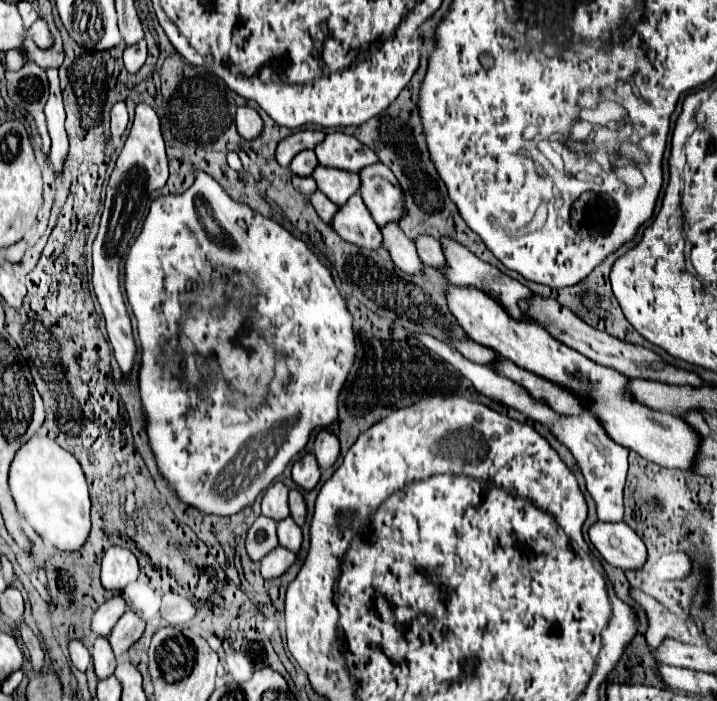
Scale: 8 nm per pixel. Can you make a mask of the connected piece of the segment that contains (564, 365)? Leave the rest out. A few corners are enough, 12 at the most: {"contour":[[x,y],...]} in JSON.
{"contour":[[450,285],[468,337],[592,395],[616,443],[692,471],[698,433],[622,393],[626,377],[516,323],[496,299]]}

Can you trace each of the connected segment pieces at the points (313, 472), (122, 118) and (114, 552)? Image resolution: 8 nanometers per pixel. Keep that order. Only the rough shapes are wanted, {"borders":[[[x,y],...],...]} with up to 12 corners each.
{"borders":[[[312,453],[298,459],[292,479],[304,491],[320,481],[320,469]],[[122,101],[110,109],[112,137],[122,137],[128,111]],[[110,547],[102,559],[102,585],[122,591],[138,579],[132,551]]]}

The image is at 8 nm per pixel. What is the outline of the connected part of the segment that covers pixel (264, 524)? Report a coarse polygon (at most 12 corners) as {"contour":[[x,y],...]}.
{"contour":[[260,515],[246,533],[246,553],[258,565],[278,545],[276,523]]}

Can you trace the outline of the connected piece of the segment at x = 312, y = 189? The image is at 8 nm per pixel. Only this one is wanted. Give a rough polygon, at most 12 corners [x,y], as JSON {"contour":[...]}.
{"contour":[[292,177],[294,189],[306,197],[318,191],[312,177]]}

